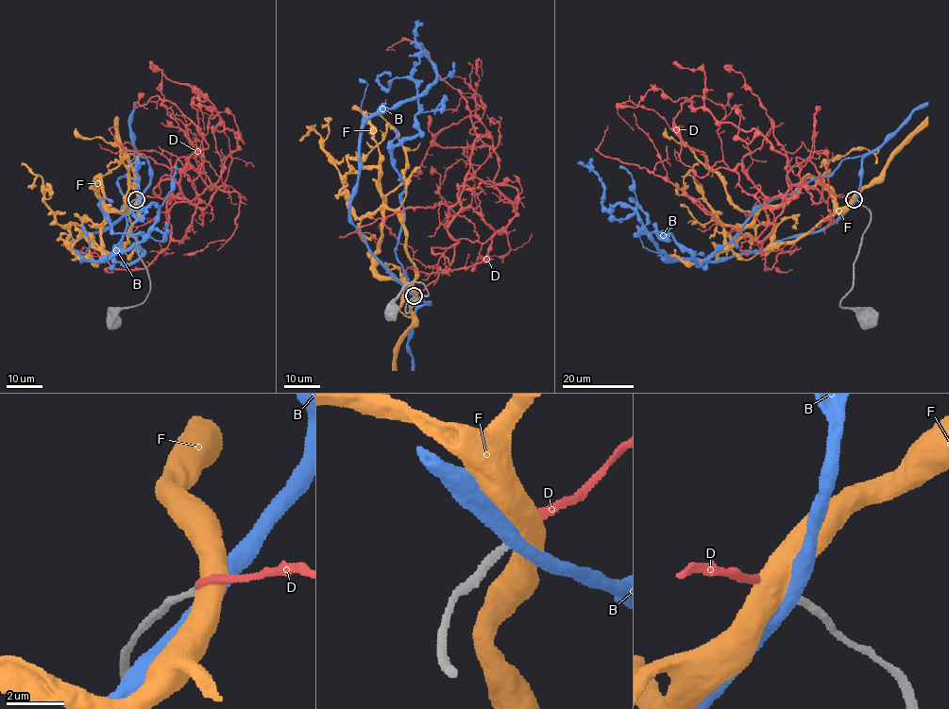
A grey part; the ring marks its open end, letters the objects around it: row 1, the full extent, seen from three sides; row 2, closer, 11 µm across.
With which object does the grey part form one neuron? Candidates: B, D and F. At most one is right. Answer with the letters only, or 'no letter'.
D

